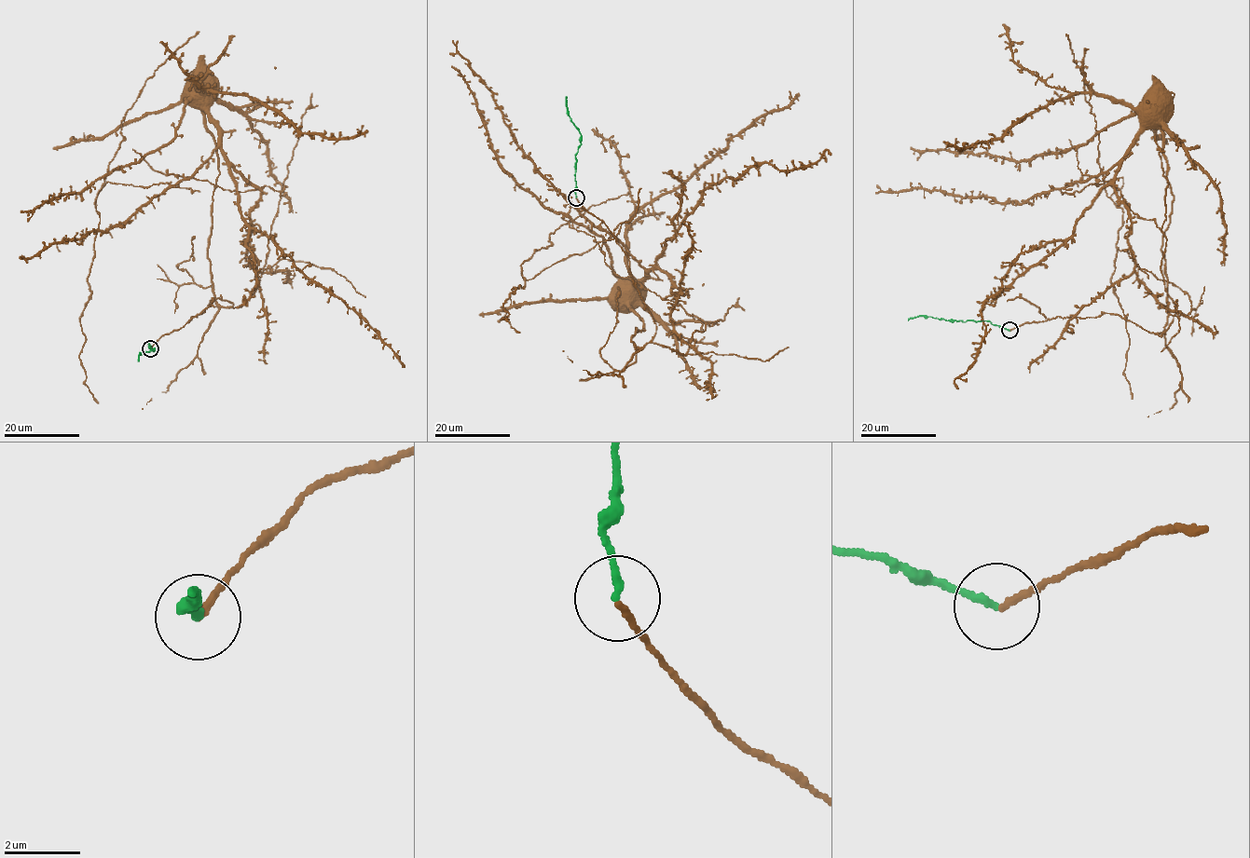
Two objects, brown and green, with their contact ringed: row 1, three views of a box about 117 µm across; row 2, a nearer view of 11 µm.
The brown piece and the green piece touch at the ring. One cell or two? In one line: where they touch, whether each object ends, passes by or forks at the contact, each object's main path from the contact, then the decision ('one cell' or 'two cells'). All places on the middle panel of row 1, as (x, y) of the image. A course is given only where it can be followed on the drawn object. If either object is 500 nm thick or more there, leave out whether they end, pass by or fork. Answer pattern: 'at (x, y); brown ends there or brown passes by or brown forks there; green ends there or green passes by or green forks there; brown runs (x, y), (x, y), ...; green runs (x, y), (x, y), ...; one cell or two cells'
at (576, 197); brown ends there; green ends there; brown runs (576, 198), (652, 343), (700, 354), (675, 330), (686, 292), (608, 233), (523, 279), (630, 192); green runs (576, 197), (575, 154), (581, 143), (581, 134), (568, 114), (567, 97); two cells

